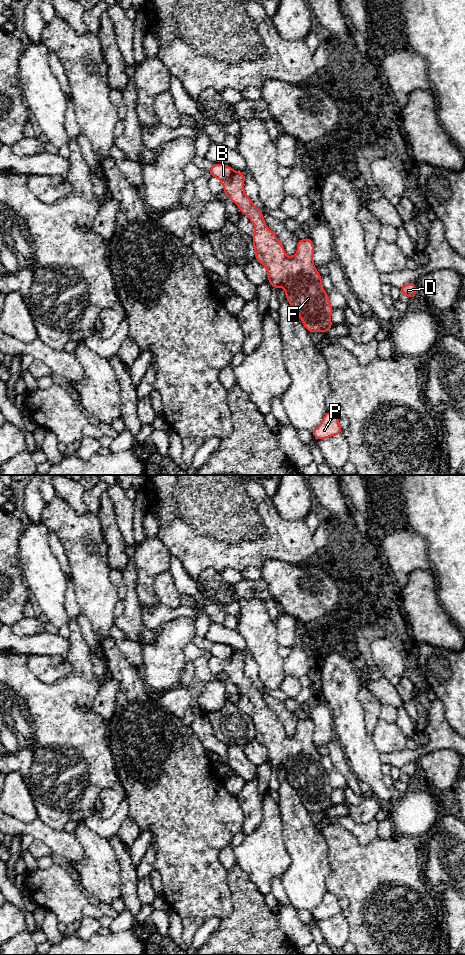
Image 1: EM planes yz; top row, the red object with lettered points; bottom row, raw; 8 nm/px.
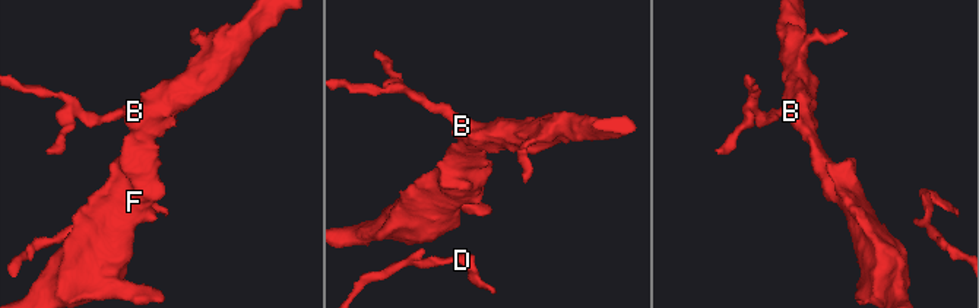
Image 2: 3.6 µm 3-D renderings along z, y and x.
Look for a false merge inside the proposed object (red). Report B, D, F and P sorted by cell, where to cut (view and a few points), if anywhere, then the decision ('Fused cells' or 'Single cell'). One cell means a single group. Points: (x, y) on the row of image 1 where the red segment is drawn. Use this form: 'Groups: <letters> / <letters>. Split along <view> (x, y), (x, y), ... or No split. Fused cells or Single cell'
Groups: B D F P. No split. Single cell

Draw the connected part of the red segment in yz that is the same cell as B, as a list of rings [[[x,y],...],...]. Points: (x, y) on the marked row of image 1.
[[[213,164],[209,176],[216,177],[223,185],[224,193],[229,200],[236,203],[240,212],[245,214],[255,227],[253,235],[253,247],[255,259],[267,269],[267,279],[272,287],[278,289],[282,286],[285,290],[288,303],[300,316],[302,323],[308,332],[325,333],[332,328],[330,316],[333,308],[329,303],[328,293],[322,287],[322,277],[315,268],[313,262],[314,246],[310,238],[300,239],[297,244],[297,252],[293,257],[285,254],[285,250],[276,235],[268,229],[263,213],[254,205],[251,198],[245,194],[245,175],[234,171],[226,164]]]

